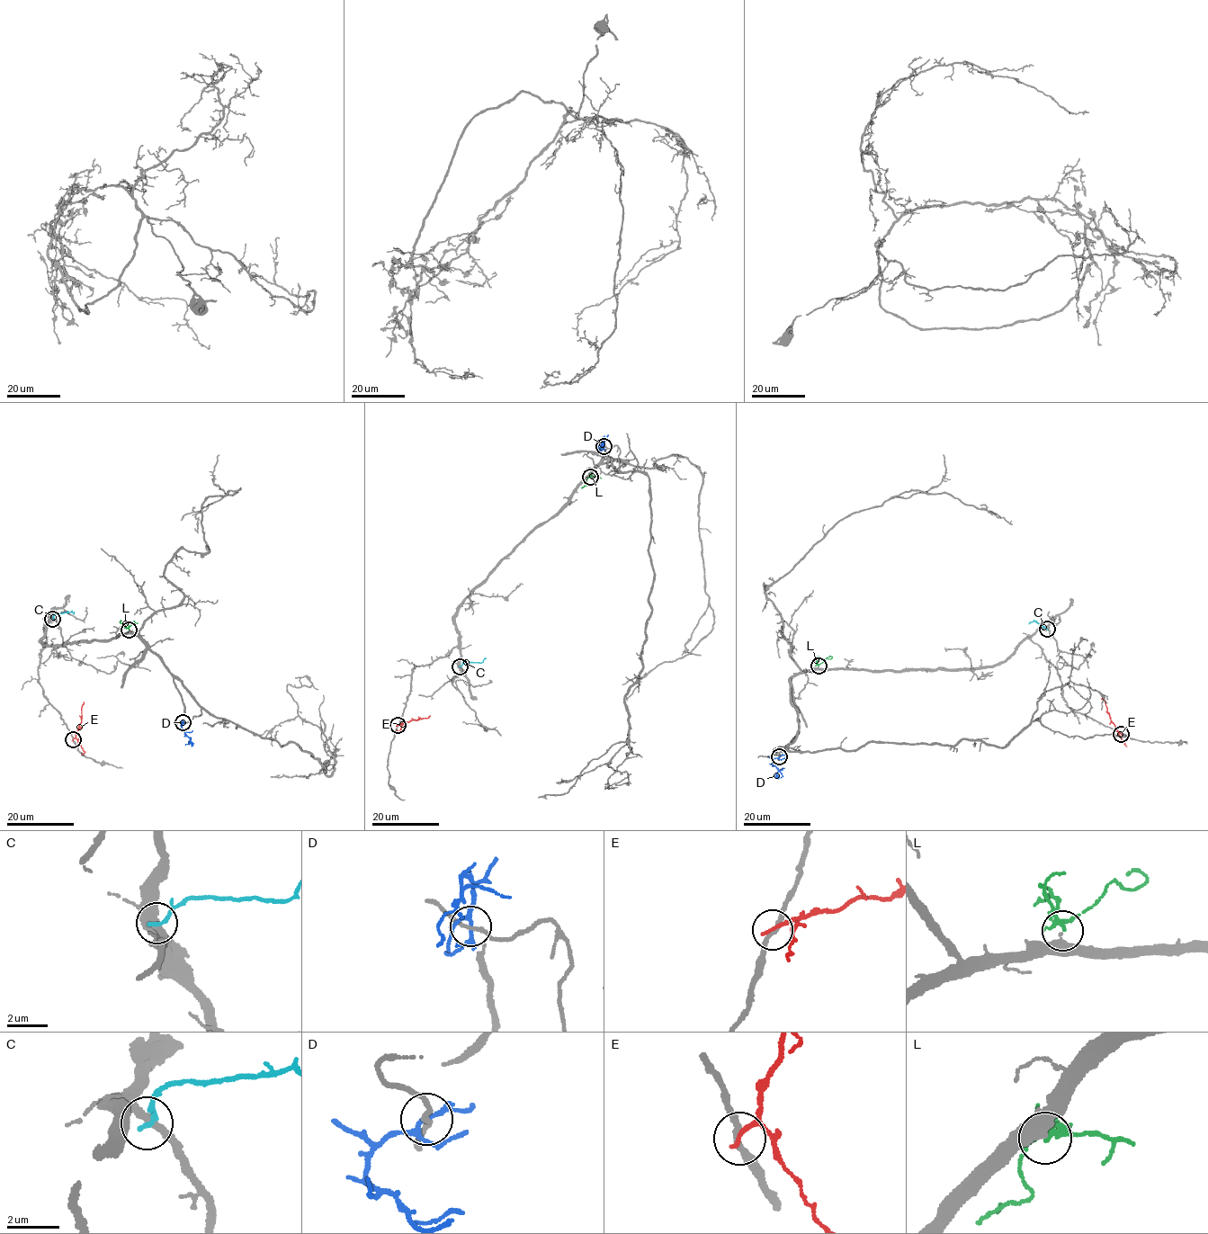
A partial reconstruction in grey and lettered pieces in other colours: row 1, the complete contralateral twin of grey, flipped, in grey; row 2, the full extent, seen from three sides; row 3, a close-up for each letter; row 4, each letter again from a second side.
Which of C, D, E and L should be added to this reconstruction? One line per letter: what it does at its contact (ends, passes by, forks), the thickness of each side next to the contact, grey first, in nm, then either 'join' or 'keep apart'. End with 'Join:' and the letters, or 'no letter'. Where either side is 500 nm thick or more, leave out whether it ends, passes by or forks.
C: it ends | 280/200 nm | keep apart
D: it forks | 160/150 nm | keep apart
E: it ends | 220/200 nm | keep apart
L: it forks | 280/130 nm | join
Join: L

